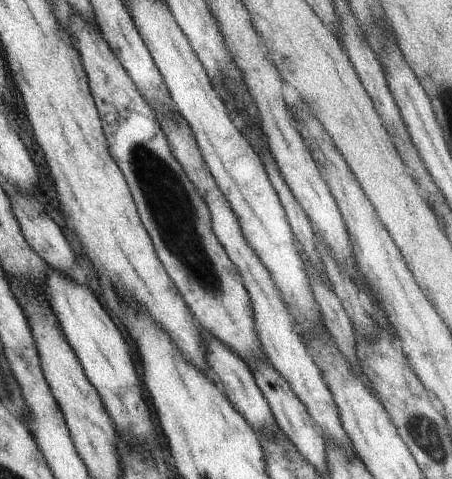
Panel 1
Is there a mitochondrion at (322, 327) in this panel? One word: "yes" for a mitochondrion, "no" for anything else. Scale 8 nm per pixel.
no

